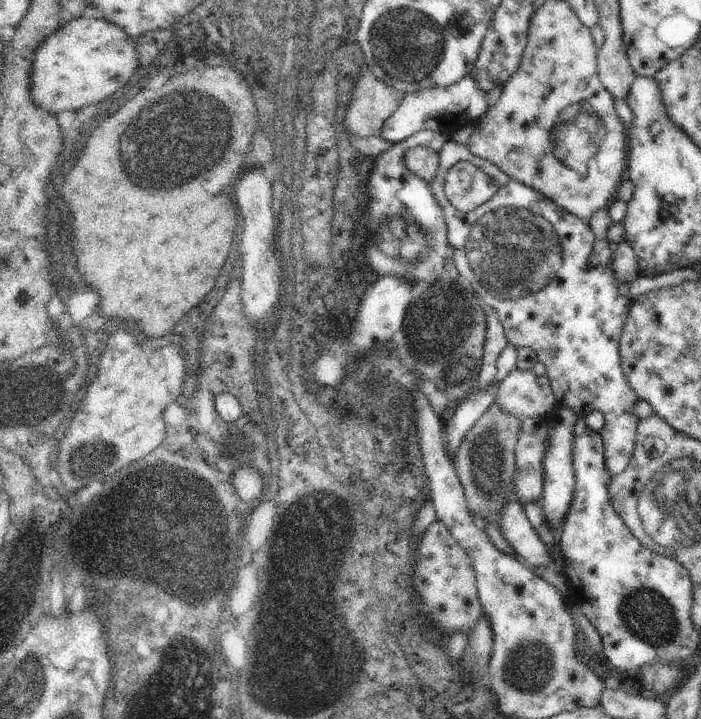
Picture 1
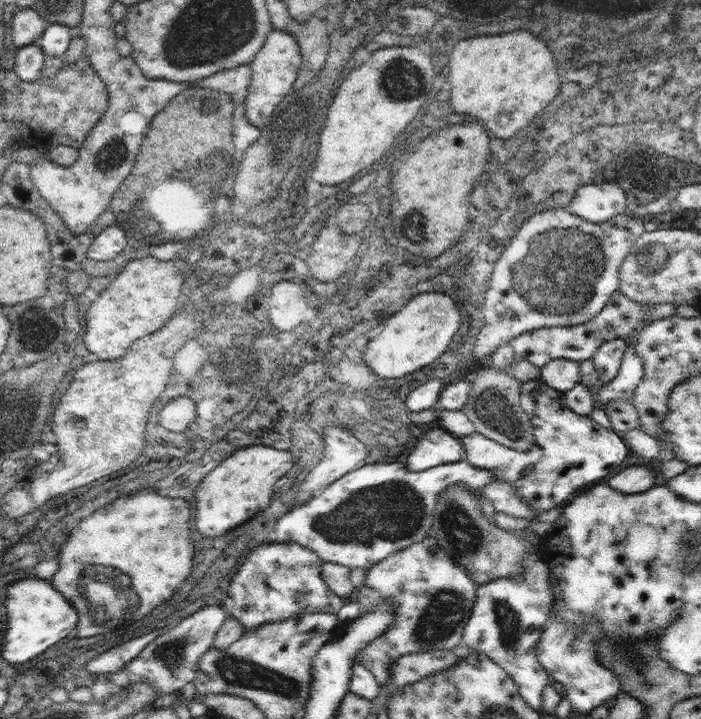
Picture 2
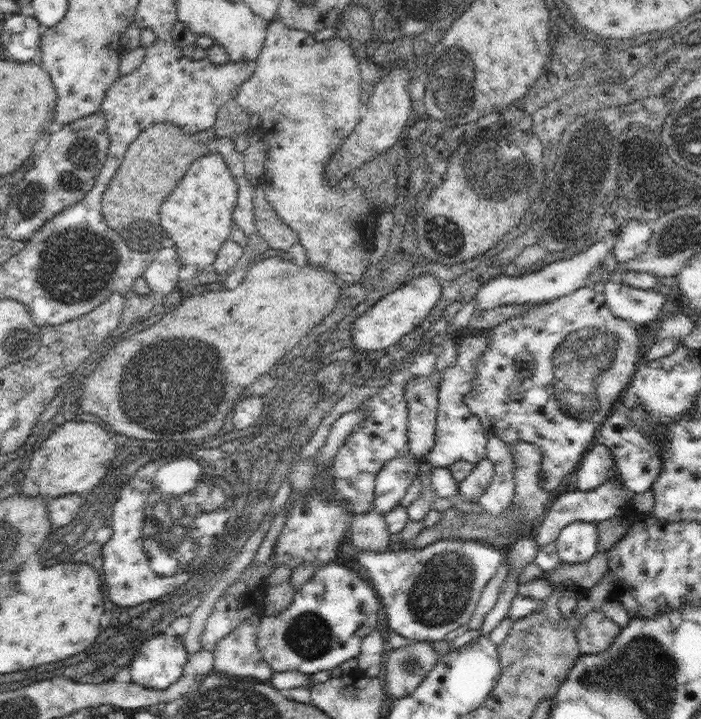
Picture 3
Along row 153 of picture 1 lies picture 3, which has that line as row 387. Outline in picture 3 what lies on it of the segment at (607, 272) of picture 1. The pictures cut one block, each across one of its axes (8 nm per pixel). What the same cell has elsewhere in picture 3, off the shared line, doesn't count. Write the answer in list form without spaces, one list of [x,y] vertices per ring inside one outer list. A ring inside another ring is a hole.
[[[487,332],[461,333],[456,350],[456,364],[442,372],[442,381],[438,391],[438,414],[436,417],[436,441],[423,461],[430,462],[435,467],[449,467],[462,459],[475,465],[486,457],[486,443],[488,436],[482,432],[480,424],[470,409],[463,402],[463,397],[472,389],[474,377],[478,377],[476,361],[488,349],[490,338]]]

